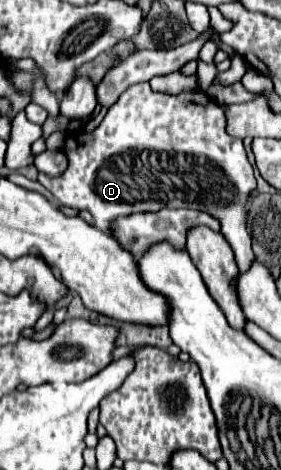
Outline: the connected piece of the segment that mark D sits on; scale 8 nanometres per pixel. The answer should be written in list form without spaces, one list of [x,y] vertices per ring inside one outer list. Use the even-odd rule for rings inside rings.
[[[140,82],[130,86],[114,106],[106,112],[104,120],[94,132],[72,132],[66,136],[64,154],[68,156],[68,170],[58,178],[38,173],[37,180],[44,187],[50,184],[50,192],[64,206],[76,210],[88,210],[94,216],[98,228],[106,230],[110,222],[120,216],[128,216],[134,212],[156,212],[166,206],[170,208],[194,208],[208,212],[218,218],[222,224],[222,234],[232,246],[236,254],[236,262],[242,272],[256,262],[254,252],[250,248],[250,234],[246,230],[246,198],[248,192],[256,188],[256,178],[252,166],[246,158],[246,150],[240,138],[232,138],[226,134],[226,120],[220,106],[210,100],[206,94],[184,92],[178,96],[154,92],[148,82]]]

